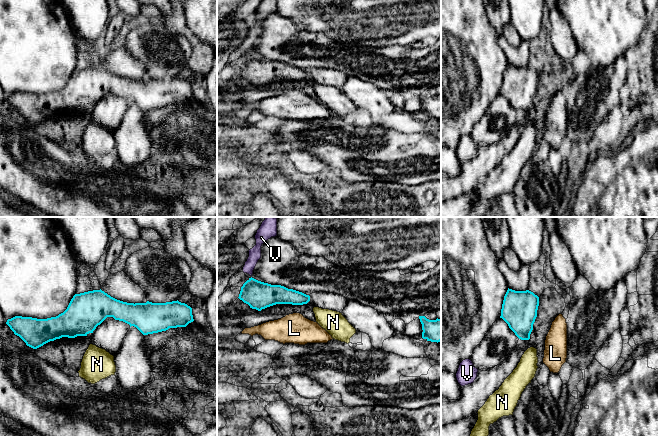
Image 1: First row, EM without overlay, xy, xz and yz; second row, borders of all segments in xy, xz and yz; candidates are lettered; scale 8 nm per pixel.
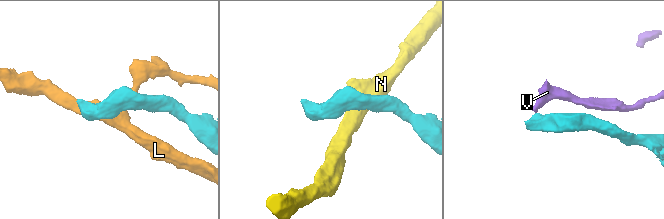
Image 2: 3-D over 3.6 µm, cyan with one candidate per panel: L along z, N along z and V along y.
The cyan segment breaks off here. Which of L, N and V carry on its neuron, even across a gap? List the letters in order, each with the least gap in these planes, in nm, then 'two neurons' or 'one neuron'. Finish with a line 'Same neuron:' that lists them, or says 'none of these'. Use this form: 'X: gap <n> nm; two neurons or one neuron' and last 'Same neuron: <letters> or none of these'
L: gap 70 nm; two neurons
N: gap 70 nm; two neurons
V: gap 0 nm; two neurons
Same neuron: none of these

